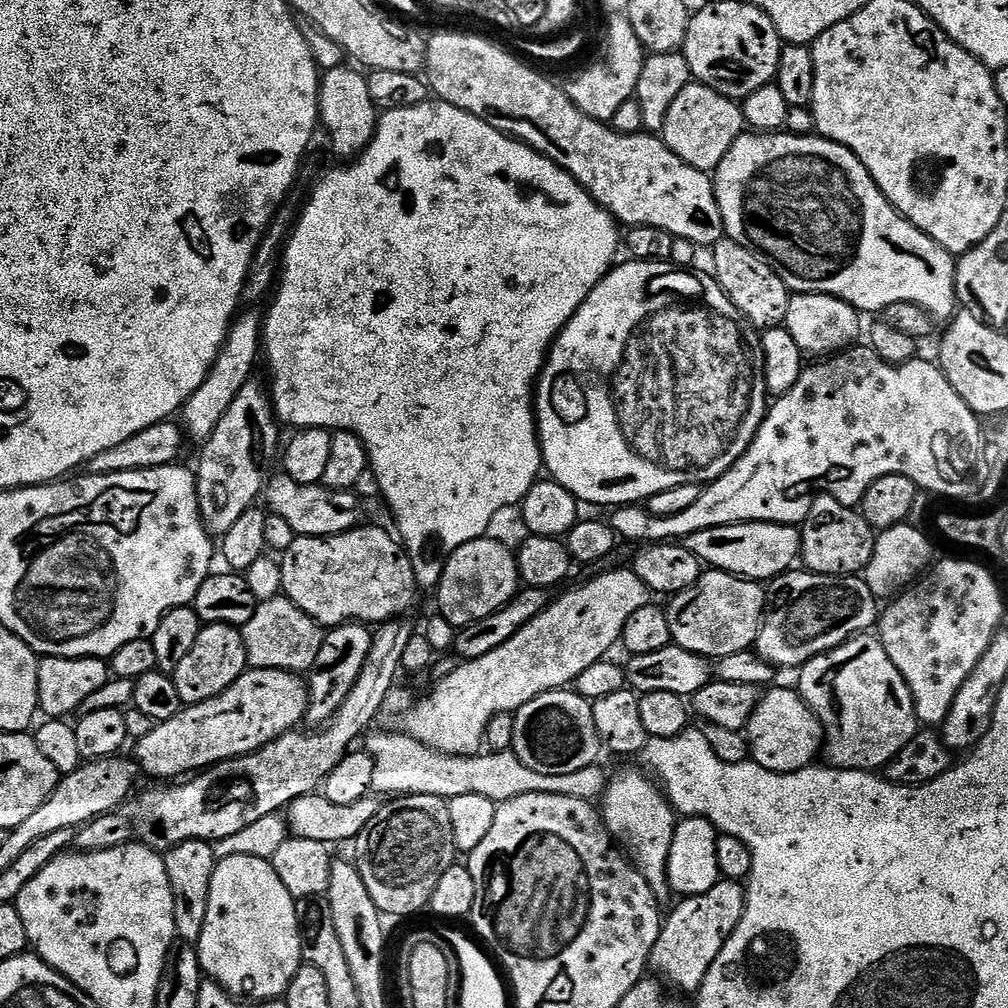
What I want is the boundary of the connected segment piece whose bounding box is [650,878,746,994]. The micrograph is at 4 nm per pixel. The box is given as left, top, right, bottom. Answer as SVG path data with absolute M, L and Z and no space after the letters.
M722 878L713 888L706 890L706 894L685 896L679 903L669 916L667 913L663 917L658 942L654 942L650 968L677 993L696 994L710 966L714 966L714 958L722 954L722 946L726 946L730 934L734 934L738 922L742 922L746 910L746 888L741 881Z

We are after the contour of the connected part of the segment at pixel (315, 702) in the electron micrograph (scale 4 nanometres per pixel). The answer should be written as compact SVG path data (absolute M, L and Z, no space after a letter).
M359 622L341 624L327 633L318 650L315 671L307 677L308 685L308 714L307 723L312 726L327 726L342 702L354 690L354 682L358 682L358 674L362 674L362 666L366 666L366 658L370 654L373 629Z

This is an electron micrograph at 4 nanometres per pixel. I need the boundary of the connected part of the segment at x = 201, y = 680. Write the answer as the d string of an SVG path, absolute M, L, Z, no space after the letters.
M206 624L201 627L198 642L186 654L174 674L178 694L185 706L206 702L226 690L249 667L243 631L234 624Z

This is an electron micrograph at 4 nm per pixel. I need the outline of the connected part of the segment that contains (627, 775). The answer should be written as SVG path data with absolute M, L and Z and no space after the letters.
M643 771L640 772L624 772L621 776L616 776L613 780L611 777L607 781L602 797L602 815L608 833L618 841L619 847L626 853L630 863L642 874L642 878L646 878L657 901L664 902L664 899L670 896L668 859L670 842L674 842L678 816L668 803L668 798L659 783L649 778Z

